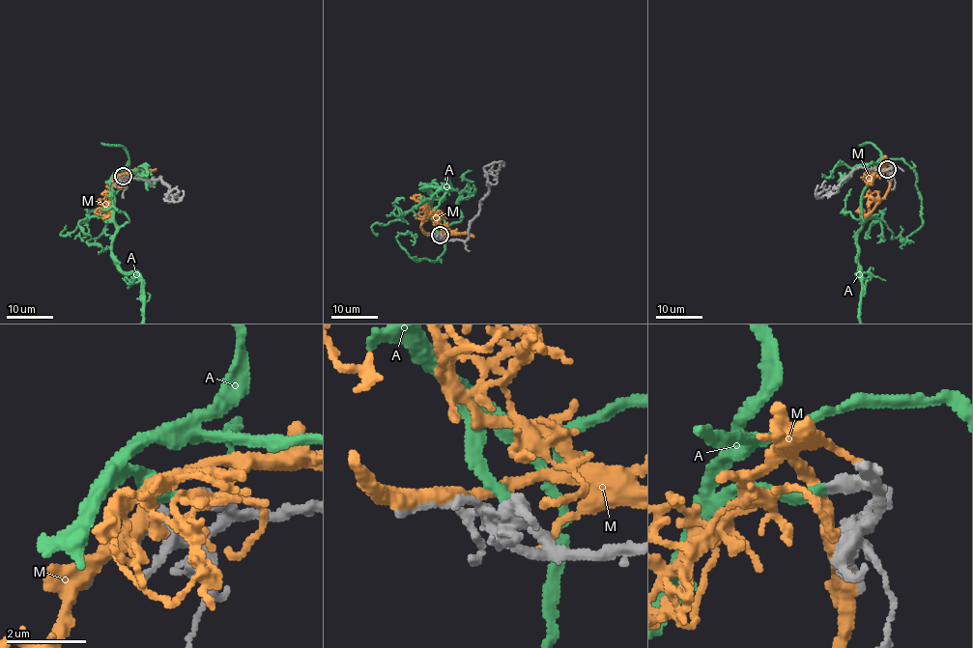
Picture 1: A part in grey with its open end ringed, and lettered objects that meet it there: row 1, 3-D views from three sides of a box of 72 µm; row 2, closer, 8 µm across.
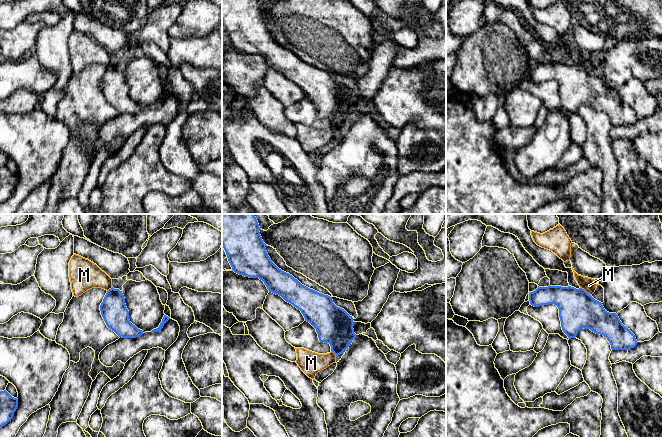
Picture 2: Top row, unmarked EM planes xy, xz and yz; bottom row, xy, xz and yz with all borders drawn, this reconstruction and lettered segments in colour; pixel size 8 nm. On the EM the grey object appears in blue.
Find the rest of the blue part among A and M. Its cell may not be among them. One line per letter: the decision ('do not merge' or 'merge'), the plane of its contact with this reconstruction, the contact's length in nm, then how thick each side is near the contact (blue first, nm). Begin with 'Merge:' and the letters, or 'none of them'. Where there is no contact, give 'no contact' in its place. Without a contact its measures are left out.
Merge: A
A: merge; no contact
M: do not merge; contact in yz; length 110 nm; calibres 300 and 110 nm

